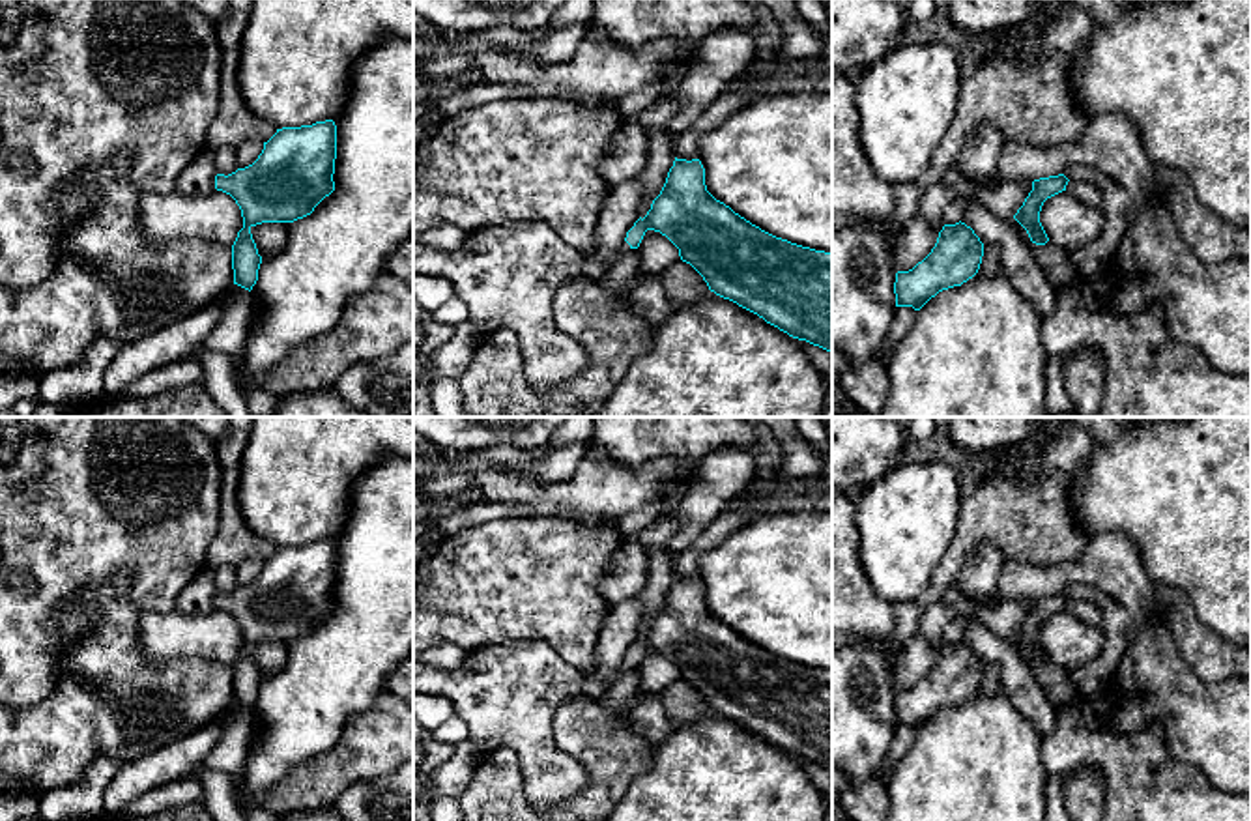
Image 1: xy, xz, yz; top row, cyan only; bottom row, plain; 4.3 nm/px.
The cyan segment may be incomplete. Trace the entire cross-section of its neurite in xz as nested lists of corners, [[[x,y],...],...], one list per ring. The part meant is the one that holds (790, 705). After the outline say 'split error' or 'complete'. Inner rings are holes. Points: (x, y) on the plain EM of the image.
[[[675,576],[660,613],[647,634],[626,651],[608,686],[630,668],[638,668],[647,649],[666,655],[679,668],[681,679],[690,683],[716,714],[757,733],[793,757],[832,771],[832,671],[776,656],[716,619],[707,610],[699,578]]] | split error

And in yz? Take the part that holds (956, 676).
[[[944,643],[931,671],[913,688],[896,692],[896,726],[920,729],[939,711],[972,698],[982,675],[984,662],[971,645]]] | complete

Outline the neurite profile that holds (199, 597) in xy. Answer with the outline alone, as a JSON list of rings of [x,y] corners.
[[[206,567],[185,589],[178,595],[176,610],[181,613],[208,613],[215,608],[217,587],[211,569]]]

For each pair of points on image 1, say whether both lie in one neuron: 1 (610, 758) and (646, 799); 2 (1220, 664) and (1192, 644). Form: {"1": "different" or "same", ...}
{"1": "different", "2": "same"}

